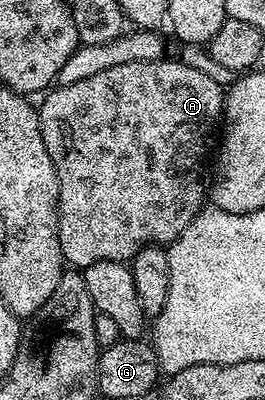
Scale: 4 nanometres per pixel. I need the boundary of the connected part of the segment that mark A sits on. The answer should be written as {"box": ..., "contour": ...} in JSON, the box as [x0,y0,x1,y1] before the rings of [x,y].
{"box":[37,57,224,269],"contour":[[[170,57],[161,59],[153,59],[147,63],[129,63],[128,65],[115,65],[112,69],[104,69],[100,73],[94,74],[92,77],[84,77],[82,81],[76,81],[74,85],[58,85],[53,88],[45,96],[42,107],[37,108],[38,120],[42,126],[42,136],[44,137],[44,145],[48,145],[48,157],[52,157],[54,168],[56,169],[56,177],[58,178],[58,240],[60,241],[60,249],[62,250],[63,260],[71,268],[85,269],[88,265],[96,265],[96,261],[116,261],[121,263],[133,259],[134,254],[145,247],[155,245],[169,245],[174,242],[176,237],[180,237],[180,233],[184,233],[184,229],[188,229],[188,225],[197,217],[198,212],[202,210],[208,199],[208,179],[202,176],[202,162],[206,159],[206,142],[210,139],[210,134],[215,134],[216,124],[221,120],[224,110],[224,87],[221,87],[216,80],[210,75],[205,75],[198,67],[193,67],[190,63],[173,63]]]}

